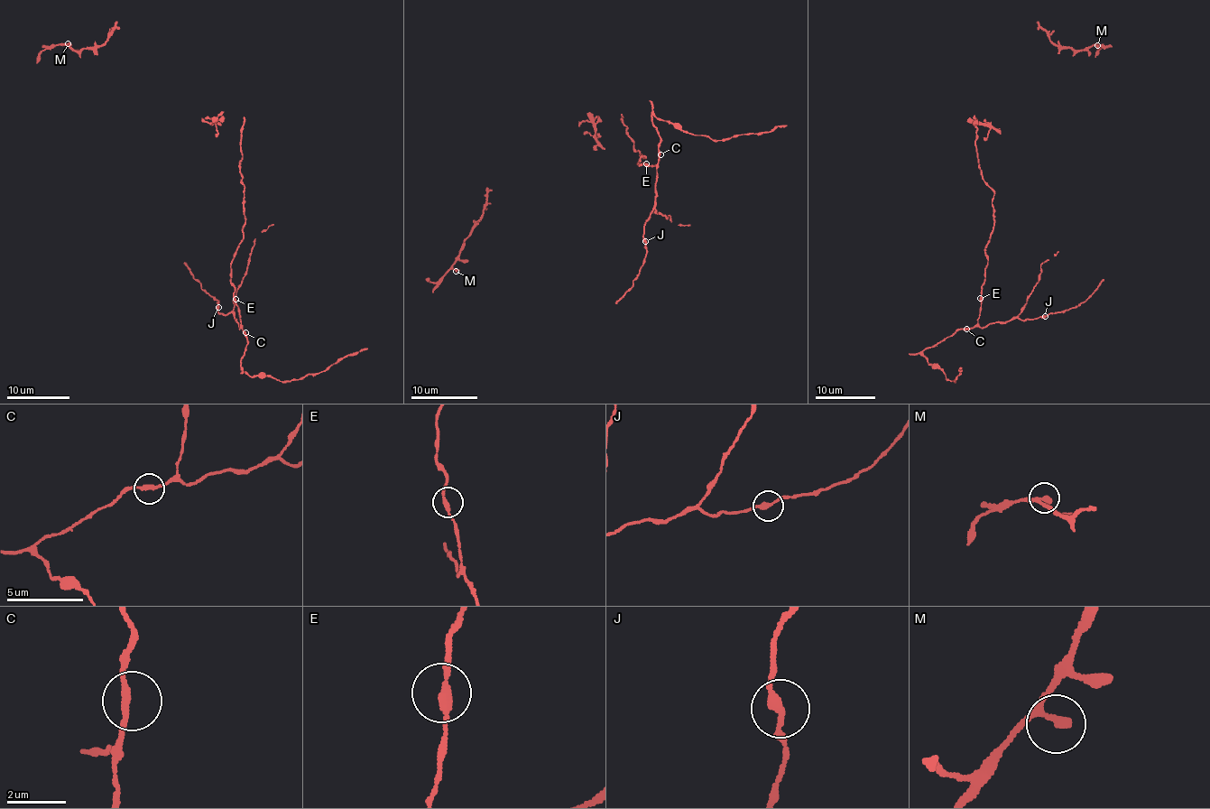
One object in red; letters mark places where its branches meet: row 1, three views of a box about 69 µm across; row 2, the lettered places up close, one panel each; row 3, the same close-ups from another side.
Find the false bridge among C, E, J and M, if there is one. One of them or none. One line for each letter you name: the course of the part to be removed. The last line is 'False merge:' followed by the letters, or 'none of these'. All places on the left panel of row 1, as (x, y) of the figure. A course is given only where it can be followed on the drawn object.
False merge: none of these

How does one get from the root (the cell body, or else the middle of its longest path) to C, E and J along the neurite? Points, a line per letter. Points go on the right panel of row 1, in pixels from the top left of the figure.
C: (993, 191), (993, 226), (985, 248), (987, 265), (982, 287), (981, 311), (978, 322), (966, 329)
E: (993, 191), (993, 226), (985, 248), (987, 265), (980, 298)
J: (993, 191), (993, 226), (985, 248), (987, 265), (978, 323), (987, 326), (1016, 317), (1024, 320), (1045, 316)

